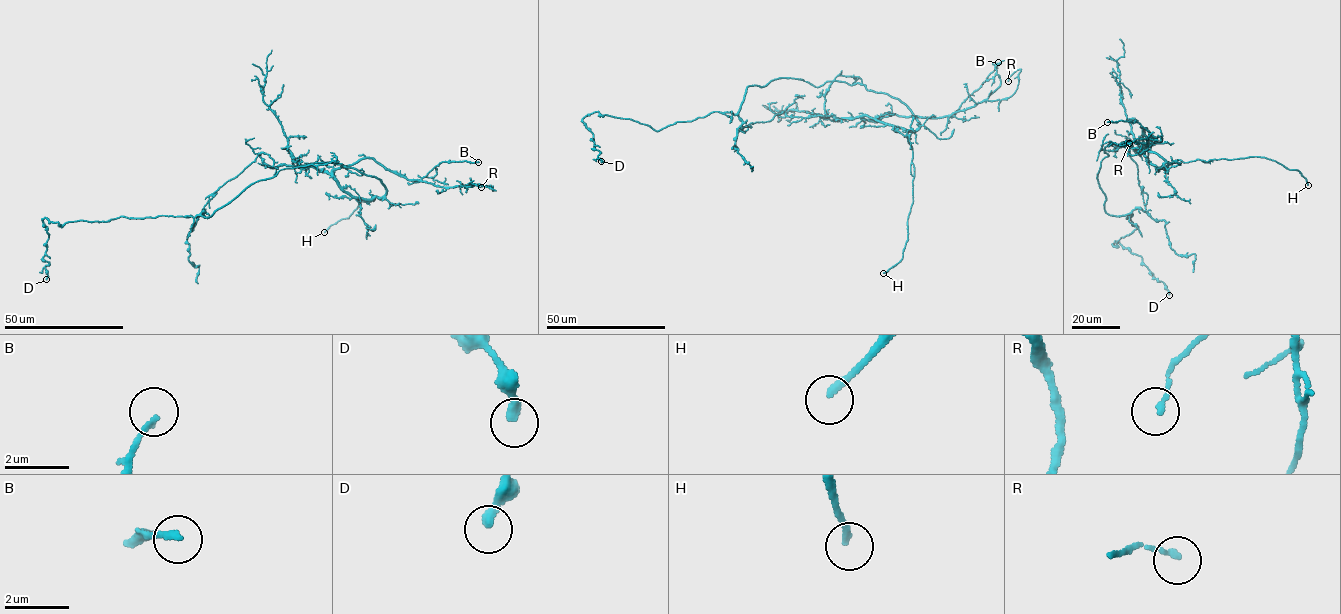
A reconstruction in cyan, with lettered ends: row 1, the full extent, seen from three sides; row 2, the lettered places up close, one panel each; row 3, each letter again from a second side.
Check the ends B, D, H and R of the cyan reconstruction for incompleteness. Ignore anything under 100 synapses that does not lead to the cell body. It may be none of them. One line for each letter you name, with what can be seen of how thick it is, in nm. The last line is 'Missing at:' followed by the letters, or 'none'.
H: Thickness 220 nm
Missing at: H

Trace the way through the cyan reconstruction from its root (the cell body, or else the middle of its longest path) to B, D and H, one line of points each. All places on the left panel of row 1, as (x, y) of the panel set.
B: (239, 174), (258, 154), (272, 168), (327, 173), (374, 158), (409, 179), (443, 161), (478, 162)
D: (239, 174), (194, 217), (62, 225), (43, 219), (46, 279)
H: (239, 174), (258, 154), (272, 168), (315, 167), (352, 196), (373, 195), (324, 232)

